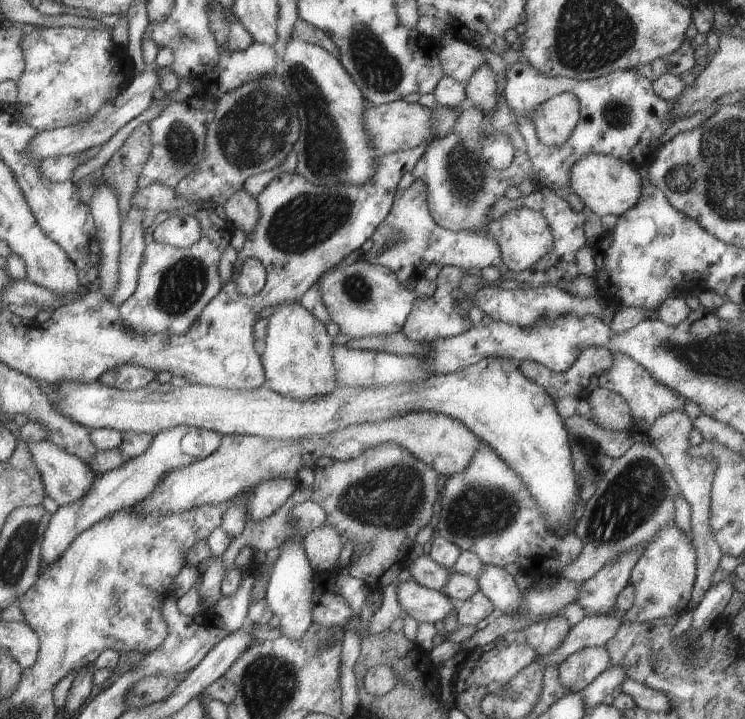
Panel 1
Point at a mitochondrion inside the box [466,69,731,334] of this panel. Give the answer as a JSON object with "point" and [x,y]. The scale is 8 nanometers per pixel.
{"point":[618,113]}

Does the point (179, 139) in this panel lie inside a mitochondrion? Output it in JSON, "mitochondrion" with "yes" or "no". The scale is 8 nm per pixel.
{"mitochondrion":"yes"}

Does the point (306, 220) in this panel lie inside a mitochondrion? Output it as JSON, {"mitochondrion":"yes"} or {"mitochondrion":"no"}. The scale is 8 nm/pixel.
{"mitochondrion":"yes"}

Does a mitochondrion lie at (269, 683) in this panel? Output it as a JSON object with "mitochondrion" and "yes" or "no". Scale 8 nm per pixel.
{"mitochondrion":"yes"}

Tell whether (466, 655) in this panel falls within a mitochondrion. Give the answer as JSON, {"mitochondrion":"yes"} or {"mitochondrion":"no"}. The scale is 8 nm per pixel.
{"mitochondrion":"no"}

